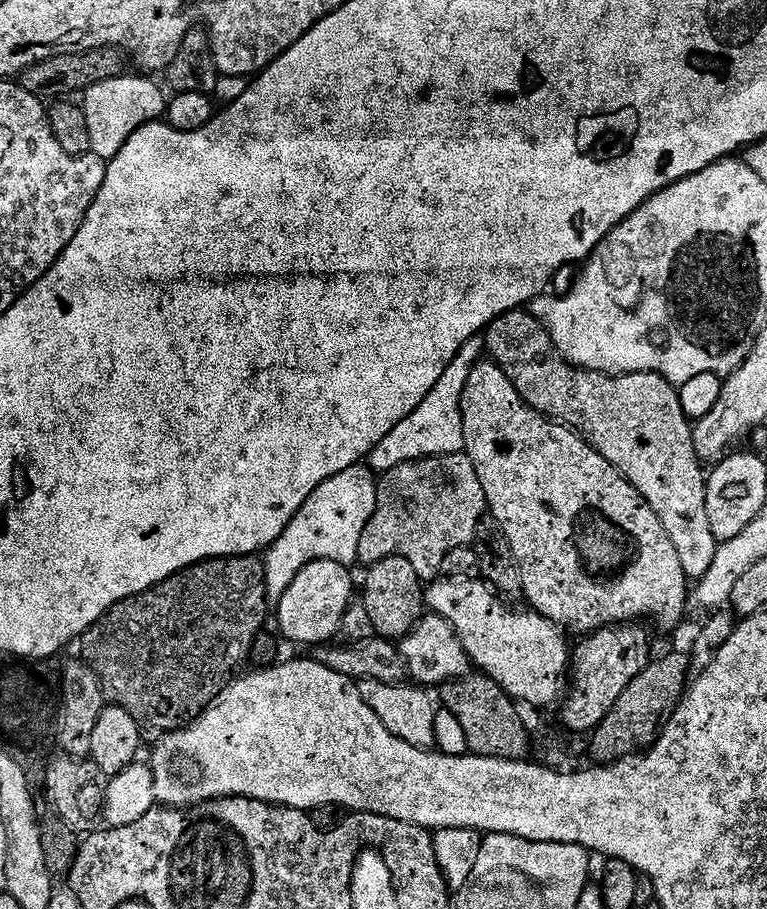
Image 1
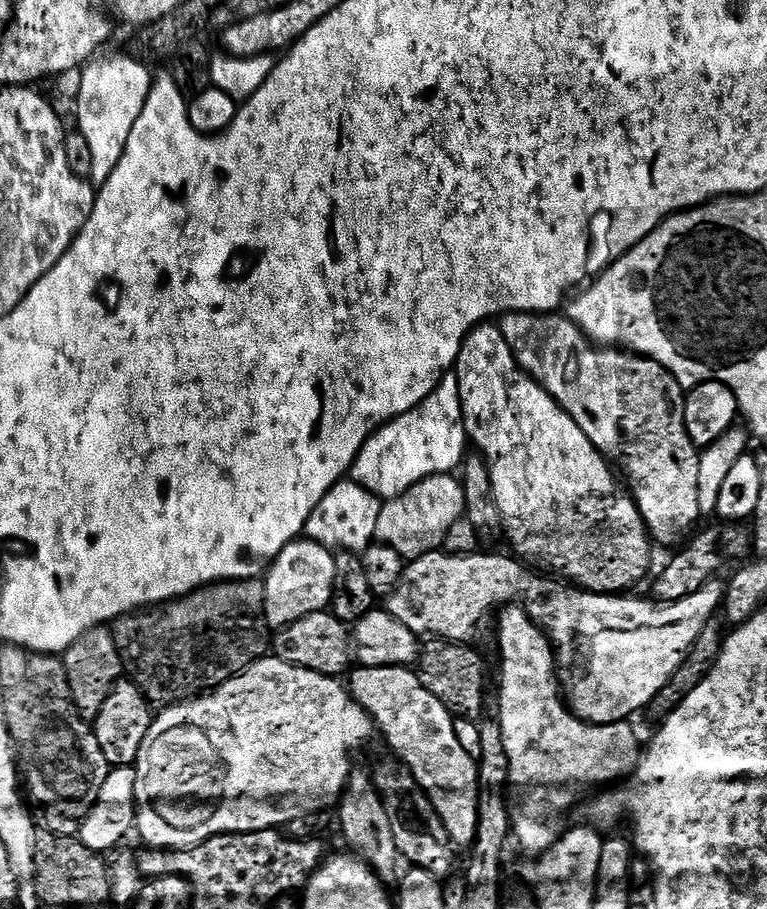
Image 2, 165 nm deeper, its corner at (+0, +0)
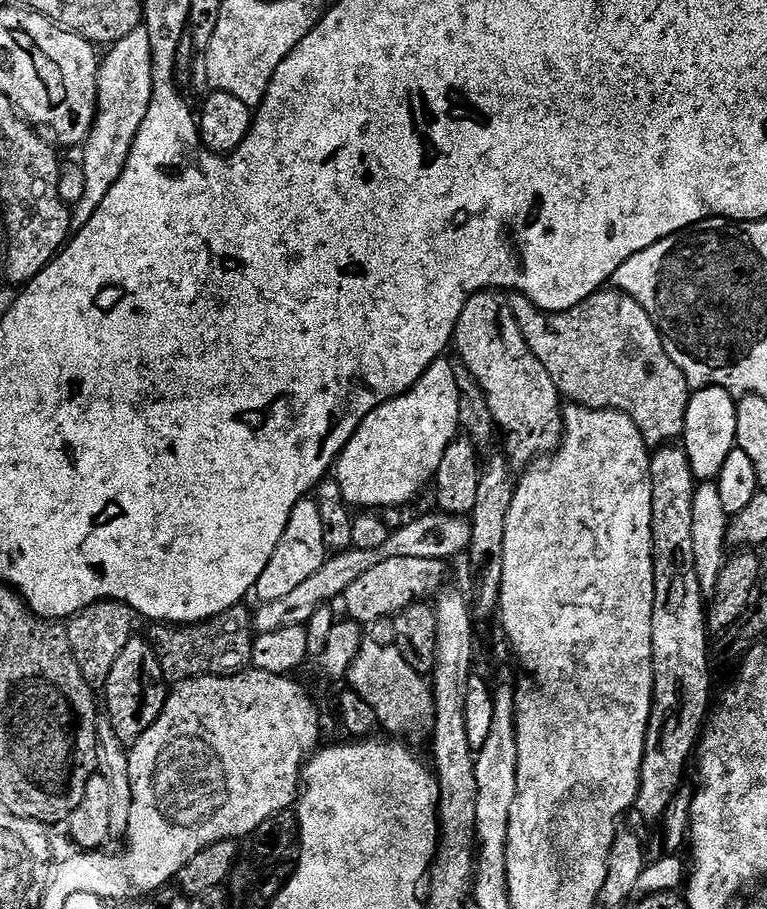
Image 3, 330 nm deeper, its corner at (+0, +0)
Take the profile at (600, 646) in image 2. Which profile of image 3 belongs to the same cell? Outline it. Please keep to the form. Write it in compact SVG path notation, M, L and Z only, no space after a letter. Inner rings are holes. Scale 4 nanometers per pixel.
M386 558L378 562L378 566L373 566L368 573L362 574L362 578L355 579L344 591L342 603L348 611L345 612L347 619L367 626L383 616L391 618L403 612L410 605L431 597L445 587L444 568L445 561L430 558Z

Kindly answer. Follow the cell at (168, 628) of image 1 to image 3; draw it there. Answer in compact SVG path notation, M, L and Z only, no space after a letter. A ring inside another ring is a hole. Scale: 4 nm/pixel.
M237 606L209 620L196 624L165 624L156 622L146 632L147 639L160 658L164 679L168 682L183 682L199 676L227 676L245 667L252 658L254 639L254 616L244 606Z

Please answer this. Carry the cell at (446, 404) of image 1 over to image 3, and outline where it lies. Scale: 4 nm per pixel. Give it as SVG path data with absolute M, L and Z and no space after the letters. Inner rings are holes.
M441 358L428 367L426 374L418 378L410 391L374 409L360 423L334 465L334 478L338 486L342 486L344 501L350 506L356 507L357 504L360 510L384 510L380 508L396 508L399 504L414 499L424 487L428 488L433 483L446 448L460 432L459 393L453 361Z

